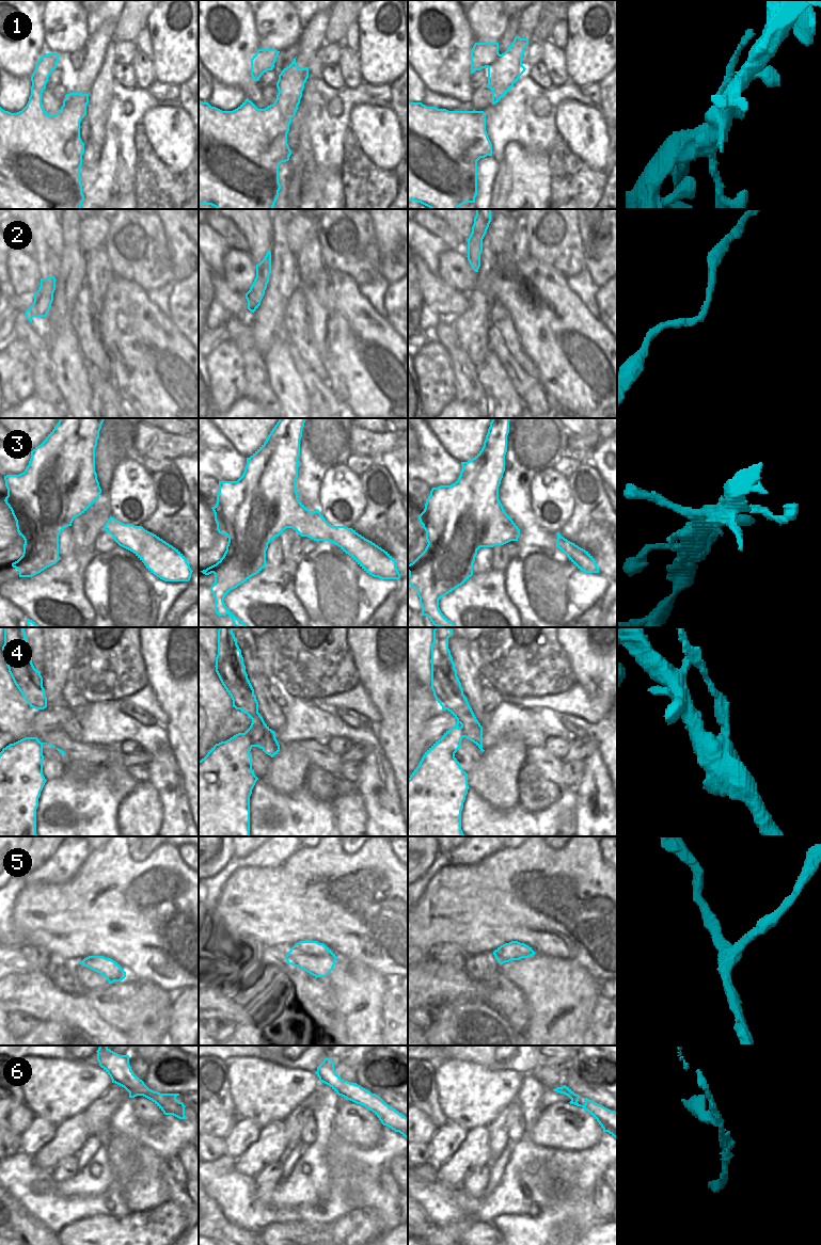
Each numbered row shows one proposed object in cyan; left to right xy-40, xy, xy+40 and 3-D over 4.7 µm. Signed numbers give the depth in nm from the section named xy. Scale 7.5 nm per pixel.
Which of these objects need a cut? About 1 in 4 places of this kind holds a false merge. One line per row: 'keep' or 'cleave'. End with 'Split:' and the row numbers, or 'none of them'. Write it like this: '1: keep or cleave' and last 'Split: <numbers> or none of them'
1: cleave
2: keep
3: keep
4: cleave
5: keep
6: keep
Split: 1, 4

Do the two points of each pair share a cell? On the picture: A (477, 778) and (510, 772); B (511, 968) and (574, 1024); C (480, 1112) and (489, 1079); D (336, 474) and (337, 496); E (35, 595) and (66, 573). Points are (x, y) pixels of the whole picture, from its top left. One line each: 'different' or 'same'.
A: same
B: same
C: same
D: same
E: same

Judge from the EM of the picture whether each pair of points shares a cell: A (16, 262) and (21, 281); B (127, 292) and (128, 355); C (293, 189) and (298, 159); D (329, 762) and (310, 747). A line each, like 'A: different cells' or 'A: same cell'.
A: same cell
B: same cell
C: same cell
D: same cell

